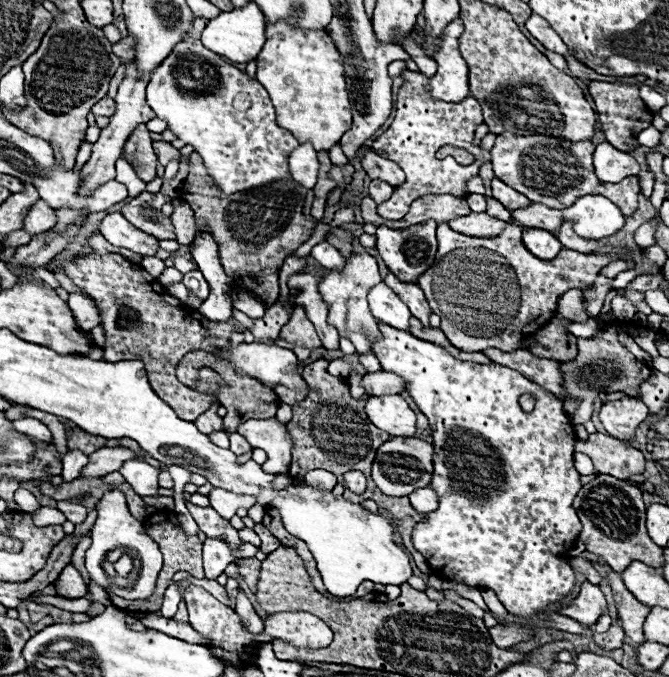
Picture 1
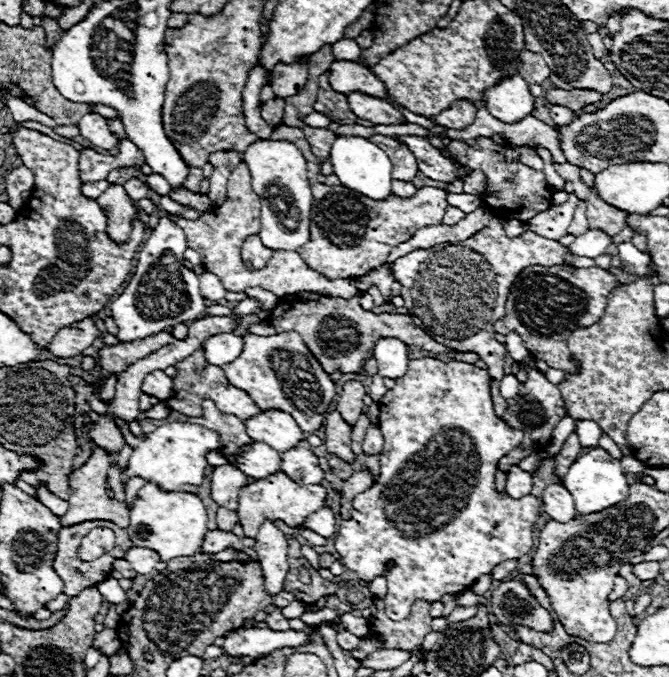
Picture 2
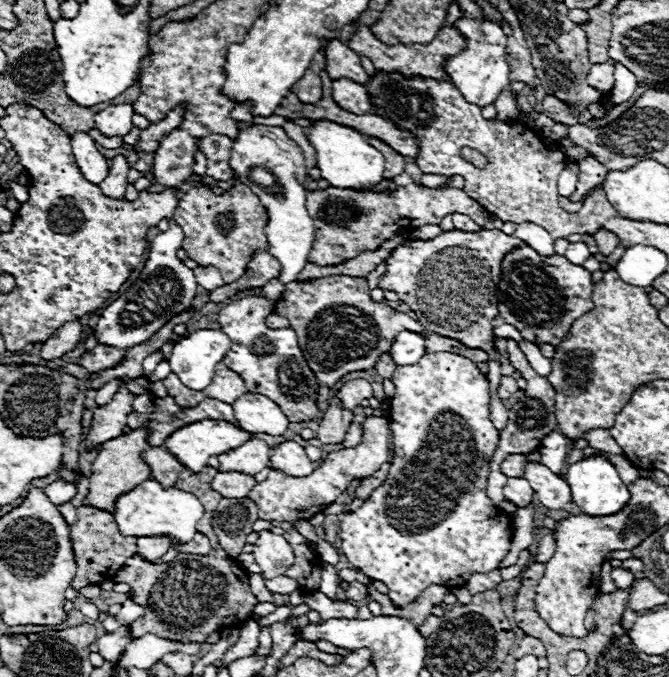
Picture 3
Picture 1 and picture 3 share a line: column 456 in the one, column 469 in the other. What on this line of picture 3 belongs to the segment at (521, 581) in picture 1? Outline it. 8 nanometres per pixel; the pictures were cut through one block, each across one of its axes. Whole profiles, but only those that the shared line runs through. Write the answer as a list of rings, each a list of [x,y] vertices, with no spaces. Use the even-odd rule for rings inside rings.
[[[436,352],[436,354],[426,354],[420,358],[420,362],[416,362],[414,366],[398,366],[394,370],[392,382],[396,386],[396,394],[388,400],[390,404],[390,412],[388,412],[388,422],[390,422],[390,430],[392,430],[392,460],[390,460],[390,472],[386,476],[386,480],[364,500],[364,504],[360,508],[356,508],[354,512],[348,512],[342,516],[340,520],[340,550],[342,554],[348,558],[348,562],[358,570],[364,572],[370,580],[380,580],[384,582],[390,592],[390,600],[394,602],[394,606],[402,608],[410,602],[414,602],[428,586],[432,584],[440,584],[440,586],[448,586],[448,588],[458,588],[458,586],[466,586],[466,582],[470,580],[472,574],[480,572],[492,572],[498,568],[500,560],[504,560],[510,552],[510,544],[512,544],[512,520],[506,512],[498,510],[492,500],[486,496],[486,480],[490,474],[490,458],[498,448],[500,442],[500,434],[498,430],[492,426],[490,422],[490,384],[488,378],[476,368],[476,364],[464,356],[458,354],[450,354],[450,352]]]

